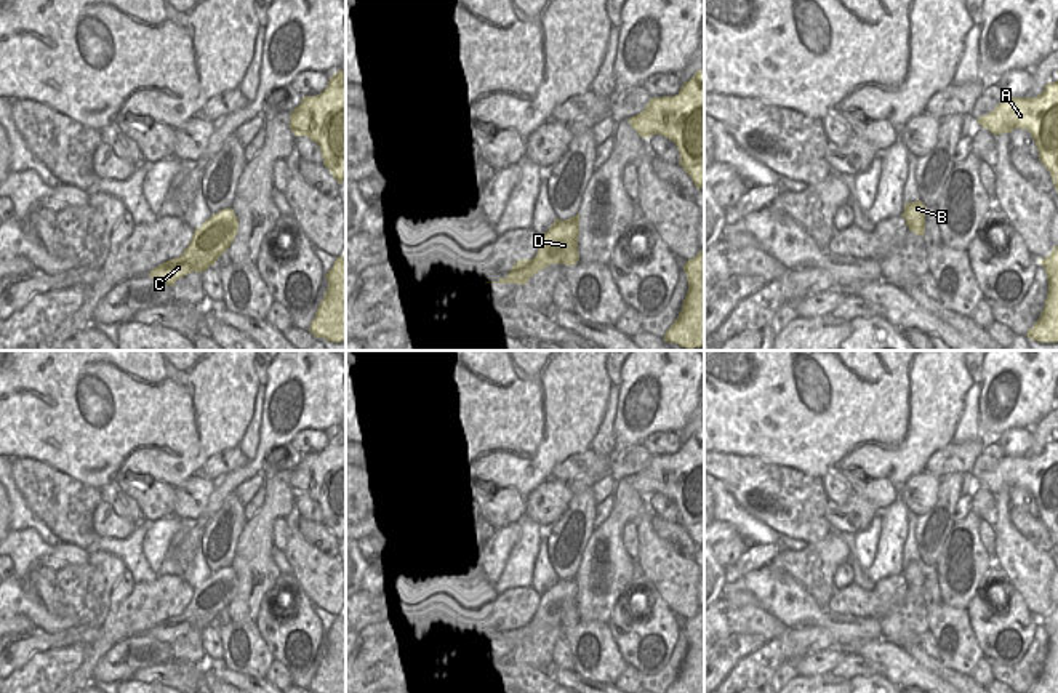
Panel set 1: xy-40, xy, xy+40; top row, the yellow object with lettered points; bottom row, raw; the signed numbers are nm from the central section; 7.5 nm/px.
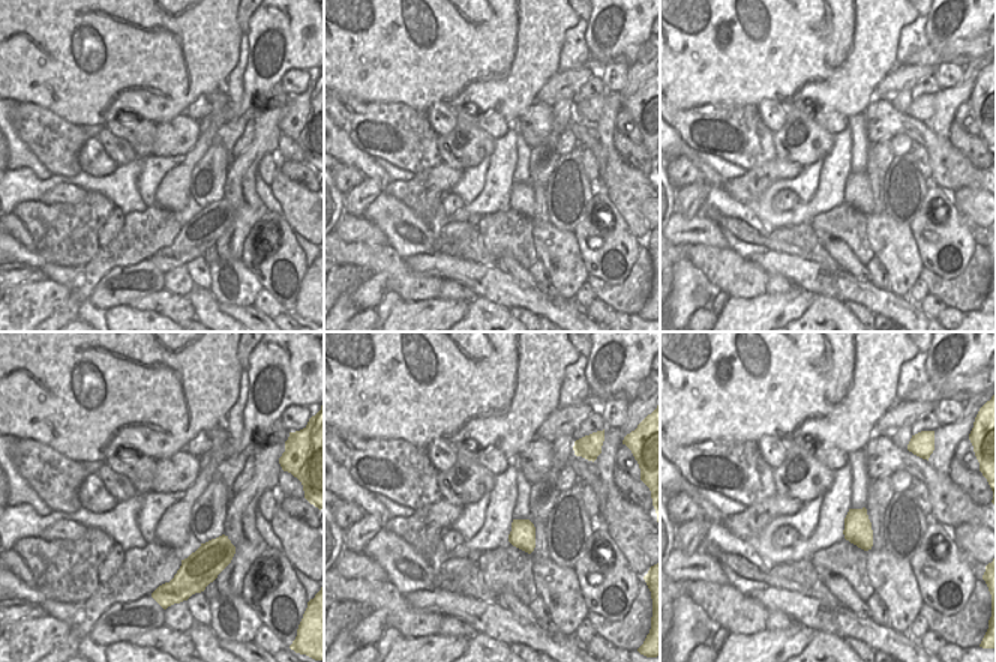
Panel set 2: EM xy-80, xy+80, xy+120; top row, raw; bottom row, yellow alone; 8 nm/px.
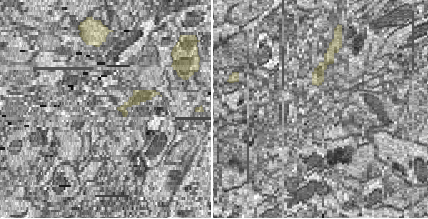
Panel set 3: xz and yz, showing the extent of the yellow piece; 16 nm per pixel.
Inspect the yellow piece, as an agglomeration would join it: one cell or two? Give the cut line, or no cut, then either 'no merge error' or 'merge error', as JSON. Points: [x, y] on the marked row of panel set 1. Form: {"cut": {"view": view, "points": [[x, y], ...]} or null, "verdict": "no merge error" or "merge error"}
{"cut": {"view": "xy+40", "points": [[924, 223], [921, 229], [909, 229]]}, "verdict": "merge error"}

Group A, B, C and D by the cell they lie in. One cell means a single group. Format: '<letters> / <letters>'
A B / C D

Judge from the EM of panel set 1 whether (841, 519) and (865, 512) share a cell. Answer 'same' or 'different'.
same

